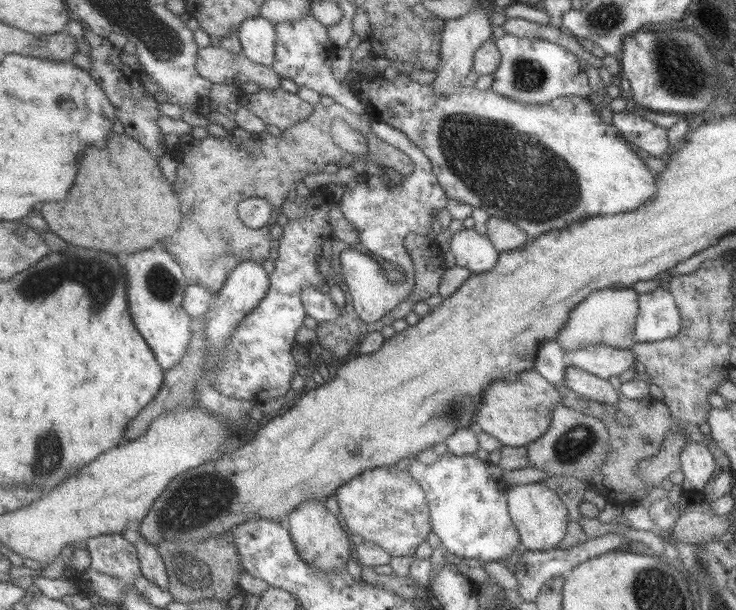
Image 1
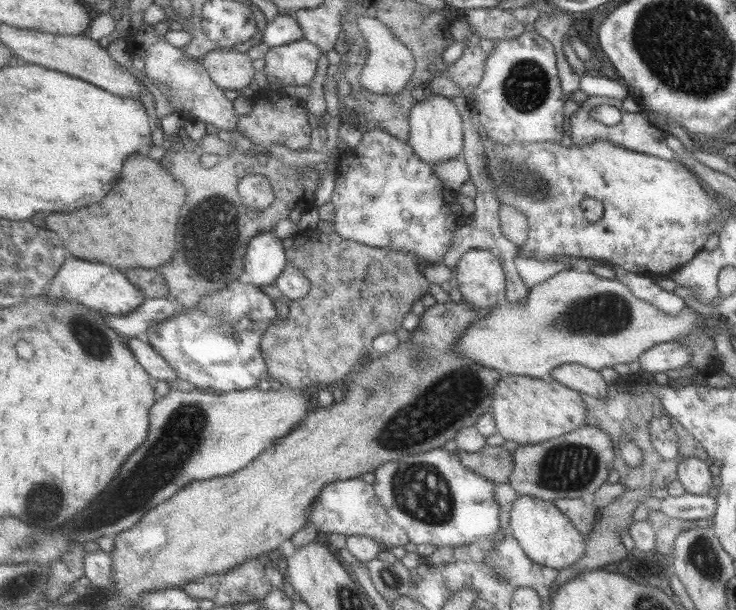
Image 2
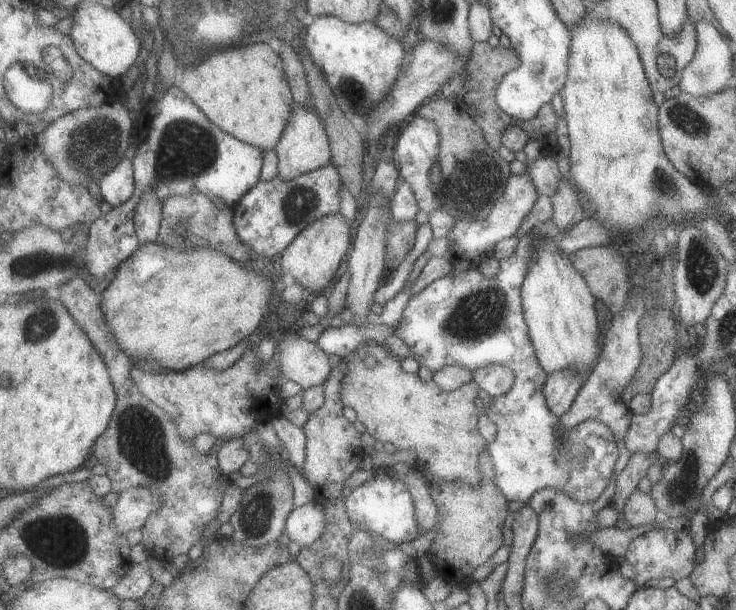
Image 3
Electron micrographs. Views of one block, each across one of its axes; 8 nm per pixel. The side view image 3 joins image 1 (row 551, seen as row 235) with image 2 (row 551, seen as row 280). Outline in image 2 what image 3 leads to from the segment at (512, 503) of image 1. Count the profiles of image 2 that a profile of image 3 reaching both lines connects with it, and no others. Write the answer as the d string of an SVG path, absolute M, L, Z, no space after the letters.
M517 496L513 502L513 508L509 512L509 534L515 536L515 540L521 544L525 556L533 560L535 564L547 566L547 568L569 568L577 564L585 554L585 536L575 530L571 520L567 520L553 502L543 502L529 496Z

